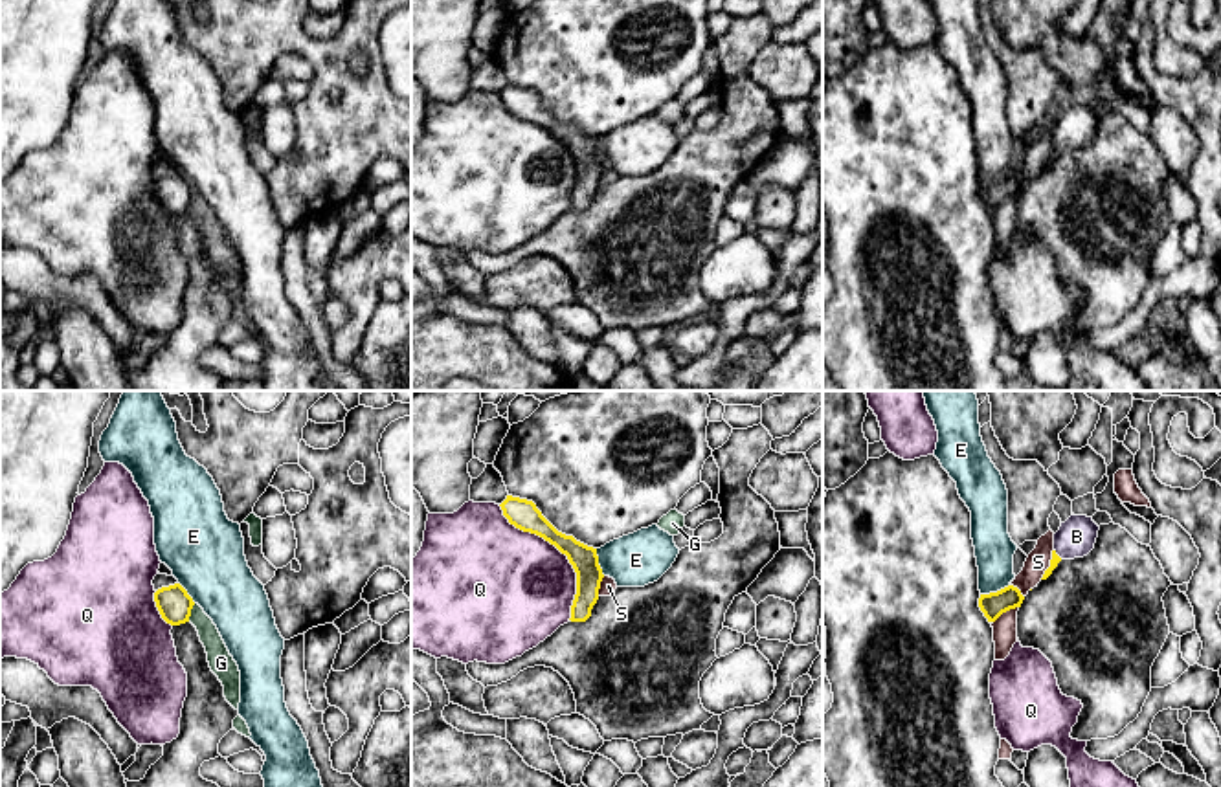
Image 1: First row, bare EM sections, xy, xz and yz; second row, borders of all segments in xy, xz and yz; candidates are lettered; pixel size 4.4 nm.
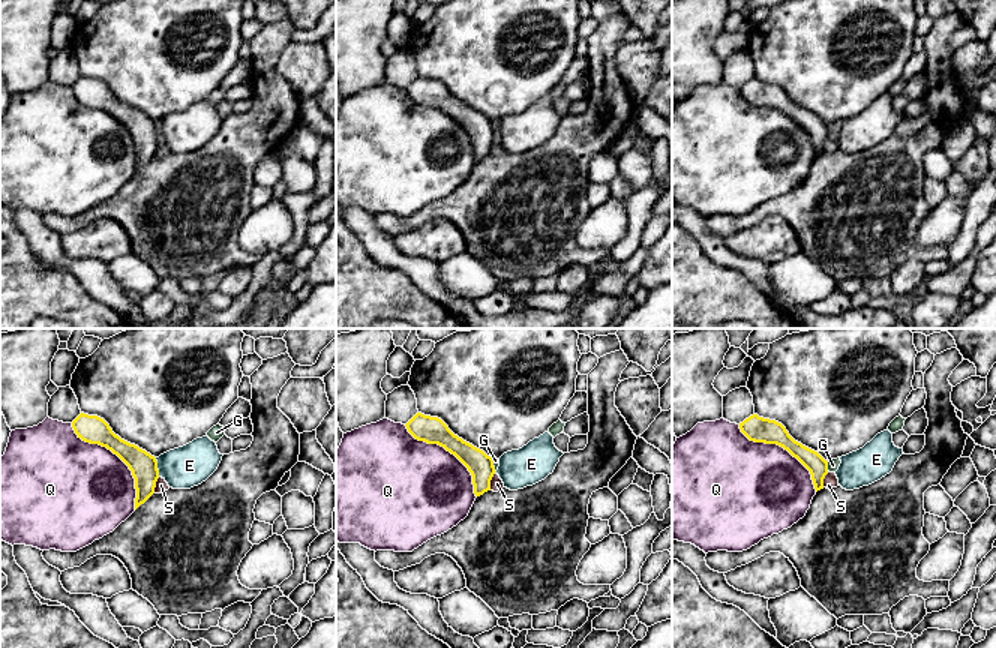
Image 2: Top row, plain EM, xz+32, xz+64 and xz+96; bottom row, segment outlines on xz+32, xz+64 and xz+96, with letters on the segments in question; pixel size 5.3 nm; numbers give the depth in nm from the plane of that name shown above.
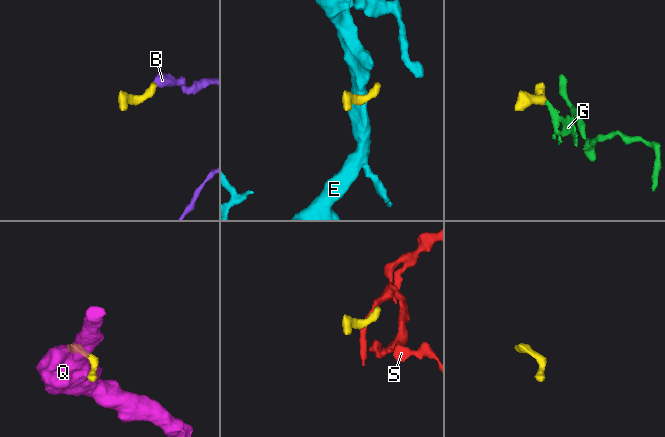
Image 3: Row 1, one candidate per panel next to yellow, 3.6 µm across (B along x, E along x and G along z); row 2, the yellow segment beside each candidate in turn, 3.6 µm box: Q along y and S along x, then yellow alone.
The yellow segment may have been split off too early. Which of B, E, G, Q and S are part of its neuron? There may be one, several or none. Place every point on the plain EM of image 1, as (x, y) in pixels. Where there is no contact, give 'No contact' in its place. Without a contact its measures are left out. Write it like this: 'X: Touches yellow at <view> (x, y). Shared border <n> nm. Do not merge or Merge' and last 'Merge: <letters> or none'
B: Touches yellow at yz (1056, 144). Shared border 60 nm. Merge
E: Touches yellow at yz (994, 182). Shared border 140 nm. Do not merge
G: Touches yellow at xy (190, 202). Shared border 90 nm. Do not merge
Q: Touches yellow at xz (560, 140). Shared border 600 nm. Do not merge
S: Touches yellow at yz (1051, 153). Shared border 150 nm. Do not merge
Merge: B

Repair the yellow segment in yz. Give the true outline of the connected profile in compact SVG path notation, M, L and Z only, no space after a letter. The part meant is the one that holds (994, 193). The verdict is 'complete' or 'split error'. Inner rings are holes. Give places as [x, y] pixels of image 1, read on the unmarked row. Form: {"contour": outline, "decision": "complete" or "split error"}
{"contour": "M1008 174L997 182L980 183L979 196L988 207L988 211L995 211L1003 202L1021 196L1025 185L1014 174Z", "decision": "complete"}

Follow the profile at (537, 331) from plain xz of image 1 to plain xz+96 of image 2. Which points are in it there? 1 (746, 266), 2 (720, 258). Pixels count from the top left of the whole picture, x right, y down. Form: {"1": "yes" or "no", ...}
{"1": "yes", "2": "yes"}

